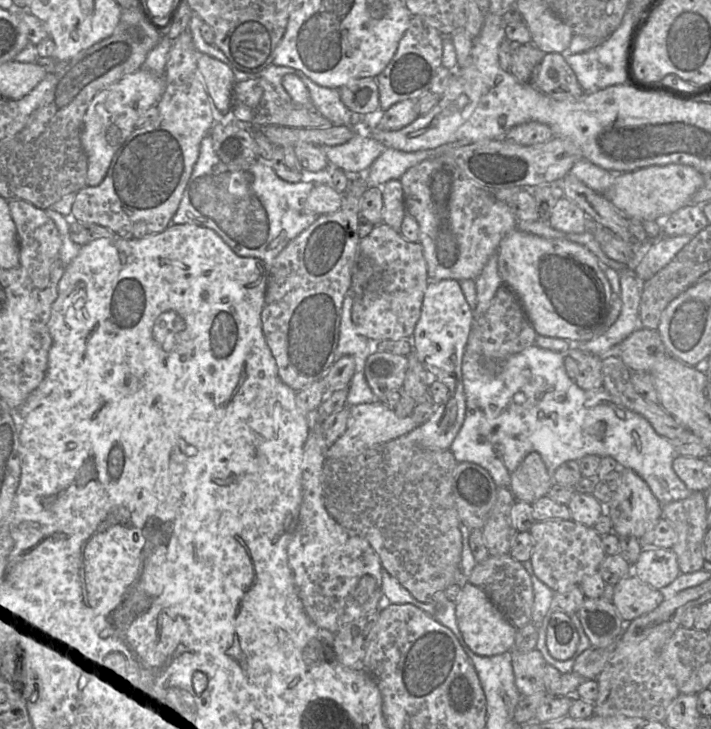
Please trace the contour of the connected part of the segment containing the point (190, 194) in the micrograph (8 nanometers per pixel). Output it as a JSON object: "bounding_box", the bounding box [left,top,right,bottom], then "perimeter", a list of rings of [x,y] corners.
{"bounding_box":[171,135,319,273],"perimeter":[[[207,135],[200,143],[198,159],[171,223],[212,229],[238,256],[262,260],[269,273],[278,254],[319,217],[306,206],[315,185],[284,181],[262,159],[247,164],[225,164],[217,156],[211,136]]]}

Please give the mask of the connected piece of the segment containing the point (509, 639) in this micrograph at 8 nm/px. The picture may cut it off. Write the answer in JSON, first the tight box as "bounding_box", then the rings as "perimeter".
{"bounding_box":[456,581,517,656],"perimeter":[[[468,581],[462,582],[456,601],[456,619],[465,642],[474,653],[495,656],[513,649],[517,629],[507,621],[482,589]]]}

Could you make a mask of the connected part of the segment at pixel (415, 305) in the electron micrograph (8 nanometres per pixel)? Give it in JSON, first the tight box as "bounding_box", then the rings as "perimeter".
{"bounding_box":[352,224,429,341],"perimeter":[[[387,224],[374,226],[370,234],[360,239],[359,257],[365,257],[373,263],[373,273],[357,295],[353,296],[352,321],[357,331],[373,341],[411,339],[420,318],[424,294],[429,278],[423,247],[419,242],[409,242]]]}

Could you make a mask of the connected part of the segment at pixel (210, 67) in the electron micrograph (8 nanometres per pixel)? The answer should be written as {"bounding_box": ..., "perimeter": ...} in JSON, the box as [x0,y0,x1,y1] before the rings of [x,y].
{"bounding_box":[197,53,236,114],"perimeter":[[[198,53],[197,66],[210,103],[224,114],[229,113],[232,109],[232,90],[236,83],[231,68],[202,53]]]}

